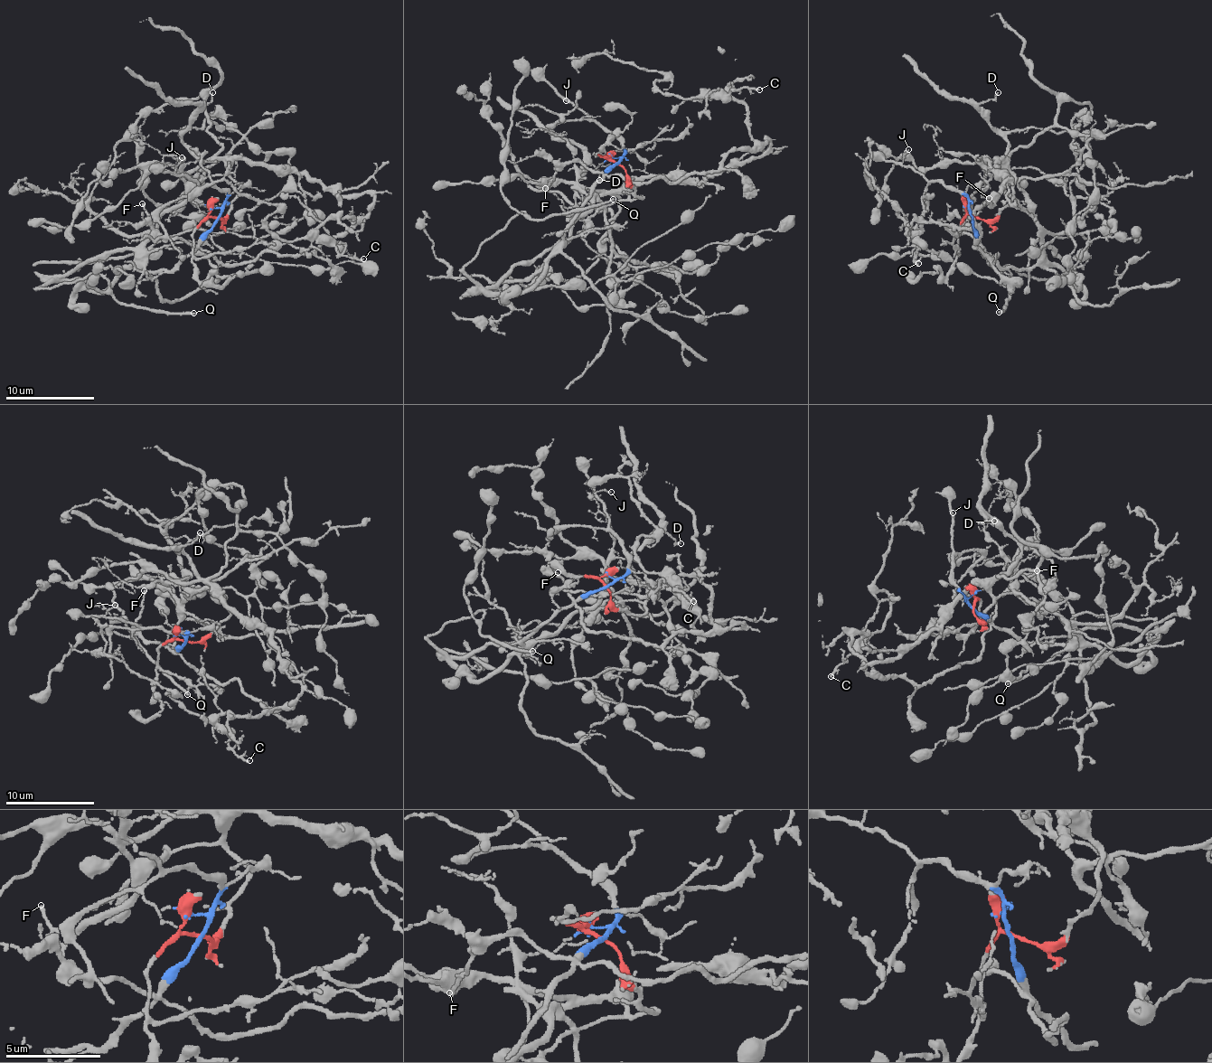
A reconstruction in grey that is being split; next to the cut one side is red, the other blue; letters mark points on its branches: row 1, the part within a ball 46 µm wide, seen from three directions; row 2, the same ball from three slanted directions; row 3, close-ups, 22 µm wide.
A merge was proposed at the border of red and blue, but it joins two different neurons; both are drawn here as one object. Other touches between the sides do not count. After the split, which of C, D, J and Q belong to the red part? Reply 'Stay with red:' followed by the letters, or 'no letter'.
Stay with red: C, D

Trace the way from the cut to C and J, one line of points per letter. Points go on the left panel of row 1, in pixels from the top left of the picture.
C: (219, 217), (239, 192), (237, 160), (293, 166), (342, 196), (373, 197), (371, 211), (318, 230), (363, 258)
J: (219, 217), (227, 193), (216, 186), (200, 187), (184, 174), (178, 175), (176, 164), (183, 157)

